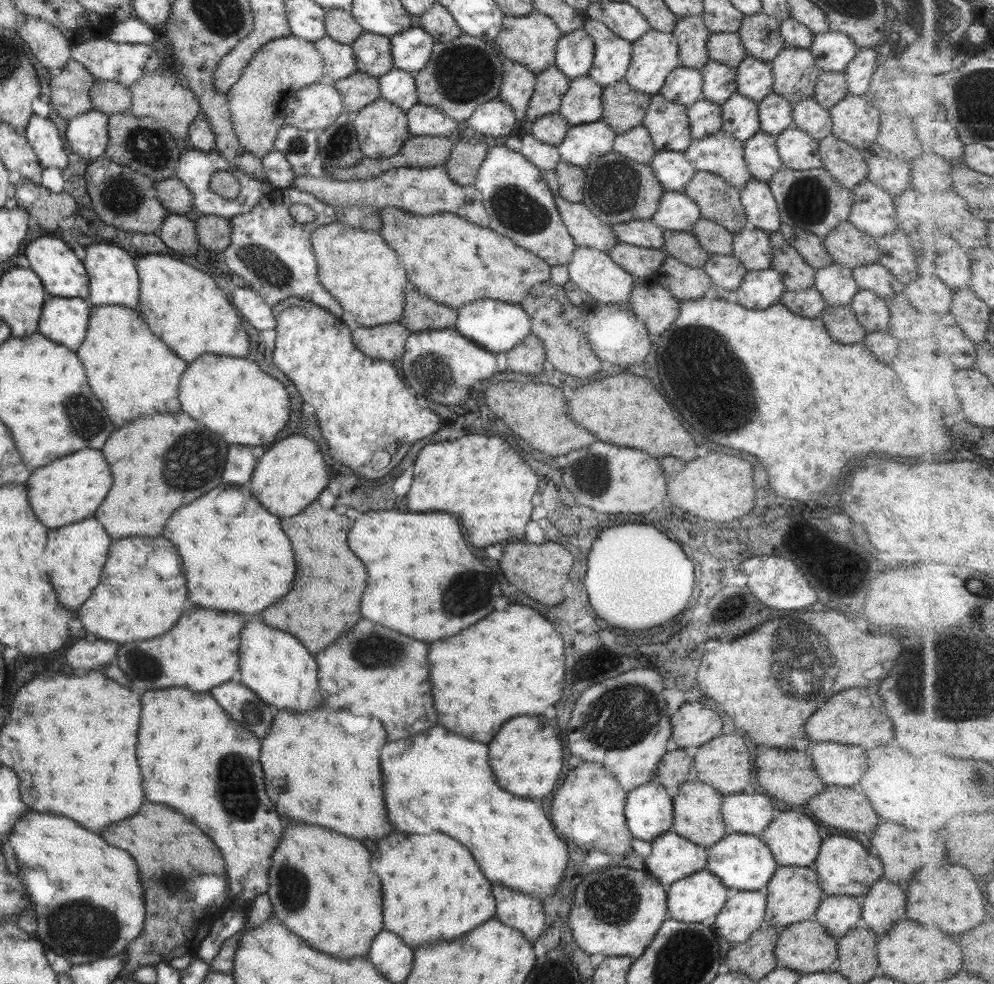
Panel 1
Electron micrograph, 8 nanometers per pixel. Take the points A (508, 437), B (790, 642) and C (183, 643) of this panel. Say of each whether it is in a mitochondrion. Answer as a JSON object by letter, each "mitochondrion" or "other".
{"A":"other","B":"mitochondrion","C":"other"}

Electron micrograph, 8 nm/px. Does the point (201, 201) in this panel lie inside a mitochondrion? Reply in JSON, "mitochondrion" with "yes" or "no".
{"mitochondrion":"no"}

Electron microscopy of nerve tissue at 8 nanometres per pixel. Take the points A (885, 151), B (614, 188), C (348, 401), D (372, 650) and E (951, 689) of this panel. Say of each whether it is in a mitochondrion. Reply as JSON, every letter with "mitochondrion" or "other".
{"A":"other","B":"mitochondrion","C":"other","D":"mitochondrion","E":"mitochondrion"}

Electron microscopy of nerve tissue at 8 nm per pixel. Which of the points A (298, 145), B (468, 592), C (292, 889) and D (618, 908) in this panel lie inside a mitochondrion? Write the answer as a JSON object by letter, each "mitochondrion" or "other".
{"A":"mitochondrion","B":"mitochondrion","C":"mitochondrion","D":"mitochondrion"}

